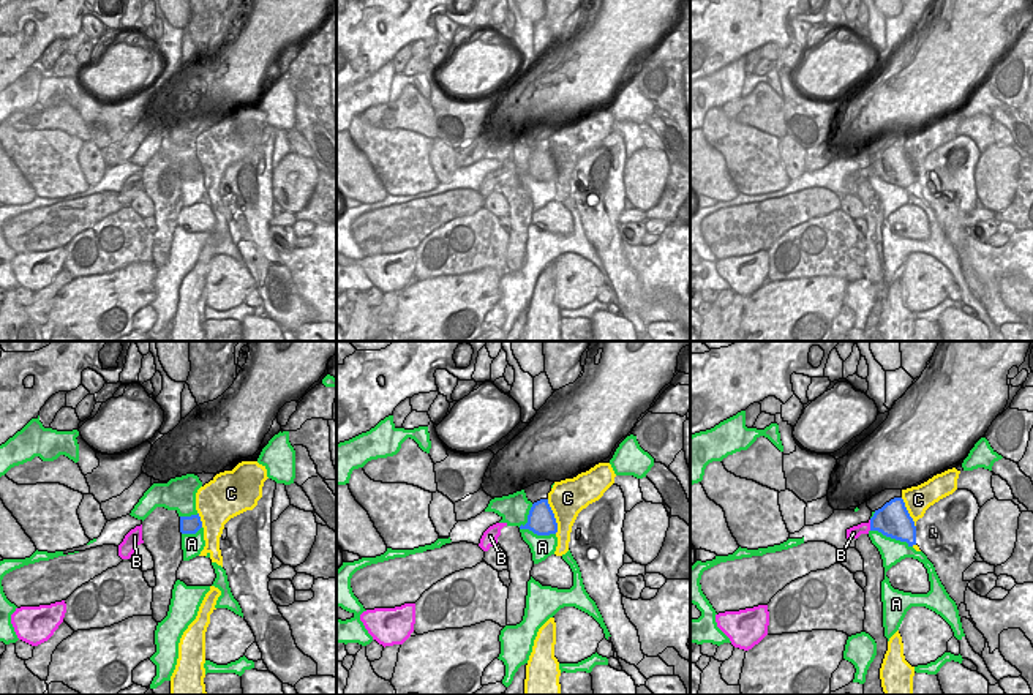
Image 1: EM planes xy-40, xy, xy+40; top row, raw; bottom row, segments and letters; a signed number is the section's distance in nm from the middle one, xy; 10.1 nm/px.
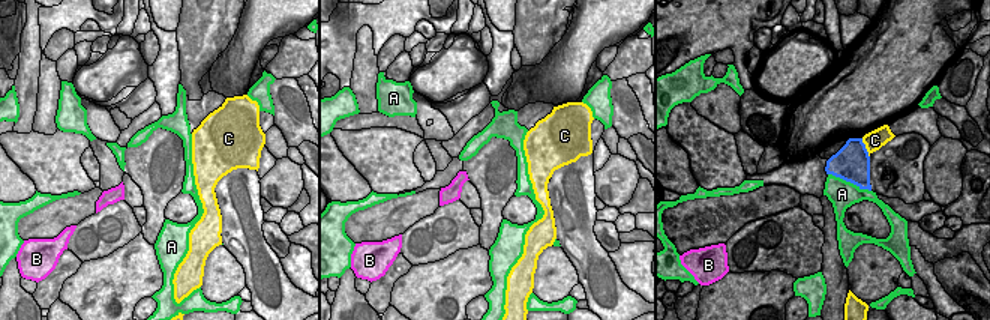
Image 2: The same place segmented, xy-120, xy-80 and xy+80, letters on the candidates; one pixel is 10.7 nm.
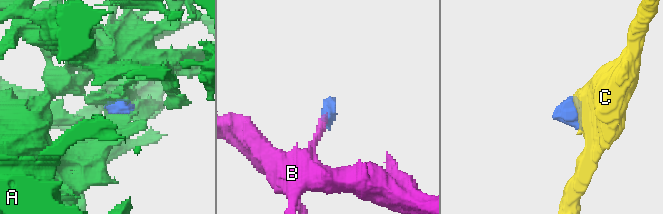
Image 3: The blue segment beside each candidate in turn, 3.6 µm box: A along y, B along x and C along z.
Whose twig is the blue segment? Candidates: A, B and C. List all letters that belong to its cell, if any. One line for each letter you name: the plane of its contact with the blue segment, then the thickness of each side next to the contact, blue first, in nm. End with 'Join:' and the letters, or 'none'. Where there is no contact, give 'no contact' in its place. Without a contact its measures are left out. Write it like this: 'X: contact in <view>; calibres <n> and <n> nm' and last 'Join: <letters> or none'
B: contact in xy+40; calibres 360 and 130 nm
Join: B

